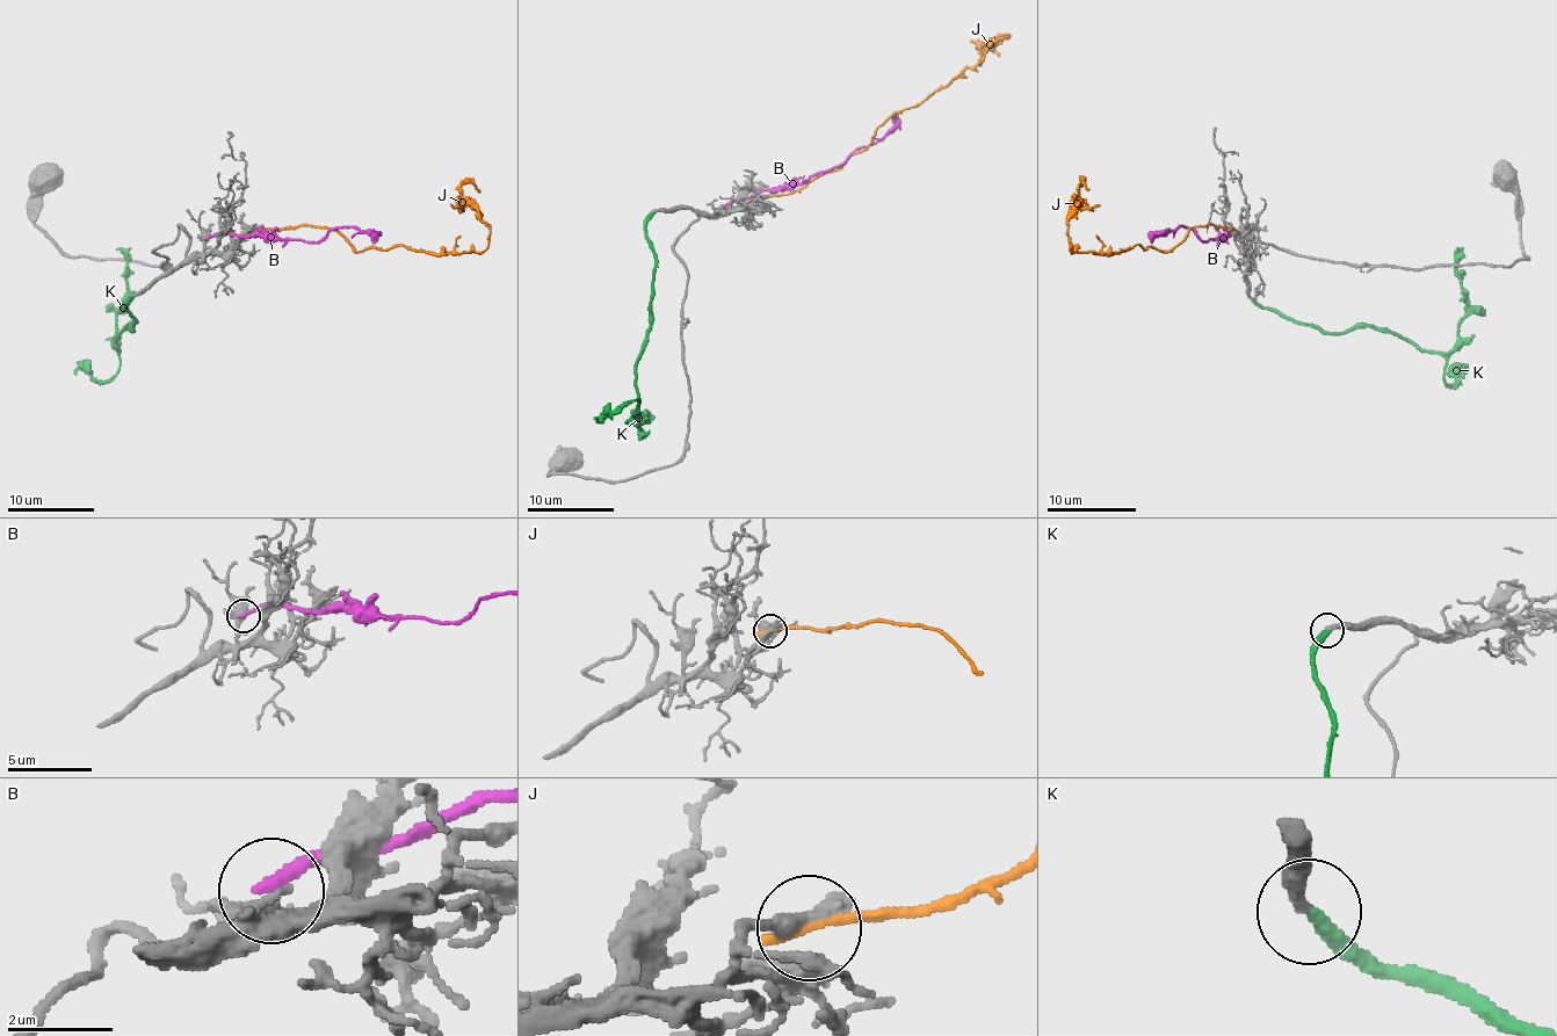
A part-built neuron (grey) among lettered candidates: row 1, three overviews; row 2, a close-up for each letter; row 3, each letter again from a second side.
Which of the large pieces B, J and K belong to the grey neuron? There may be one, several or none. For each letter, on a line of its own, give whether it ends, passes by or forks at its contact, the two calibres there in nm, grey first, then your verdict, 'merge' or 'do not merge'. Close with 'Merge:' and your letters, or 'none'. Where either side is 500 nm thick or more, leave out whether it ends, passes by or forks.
B: it ends; calibres 380 and 260 nm; do not merge
J: it ends; calibres 360 and 240 nm; do not merge
K: it ends; calibres 280 and 320 nm; merge
Merge: K

